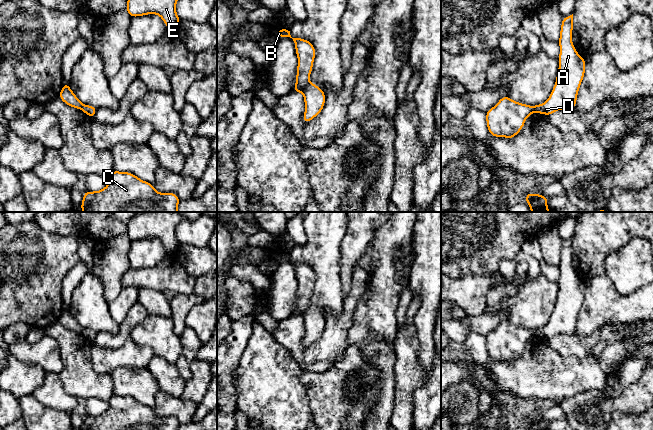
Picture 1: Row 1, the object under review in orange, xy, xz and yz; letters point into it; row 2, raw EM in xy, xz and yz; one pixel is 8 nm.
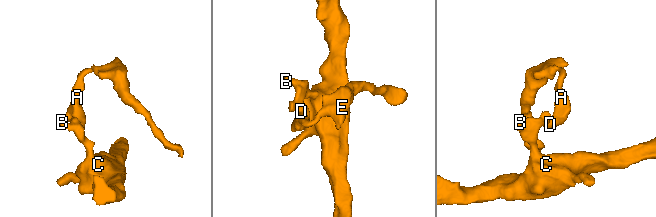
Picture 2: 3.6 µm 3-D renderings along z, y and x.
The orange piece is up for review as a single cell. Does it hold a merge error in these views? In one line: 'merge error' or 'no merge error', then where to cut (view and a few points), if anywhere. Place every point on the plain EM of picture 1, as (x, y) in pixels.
merge error; cut xz (309, 306), (302, 315)

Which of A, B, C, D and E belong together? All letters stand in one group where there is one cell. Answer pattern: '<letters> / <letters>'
A D E / B C

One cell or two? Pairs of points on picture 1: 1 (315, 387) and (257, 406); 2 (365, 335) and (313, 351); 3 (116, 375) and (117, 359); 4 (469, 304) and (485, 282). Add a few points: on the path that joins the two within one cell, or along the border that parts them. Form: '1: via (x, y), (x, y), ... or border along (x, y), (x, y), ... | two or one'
1: border along (302, 371), (300, 382), (305, 388), (311, 413) | two
2: border along (354, 317), (353, 324), (348, 330), (348, 344) | two
3: border along (139, 367), (117, 367), (109, 374) | two
4: via (471, 299), (471, 296), (480, 287) | one

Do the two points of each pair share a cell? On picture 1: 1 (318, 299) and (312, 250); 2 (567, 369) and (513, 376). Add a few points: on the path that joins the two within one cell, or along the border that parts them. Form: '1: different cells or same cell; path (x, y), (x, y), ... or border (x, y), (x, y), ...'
1: same cell; path (322, 287), (322, 262)
2: same cell; path (554, 375), (526, 376)

